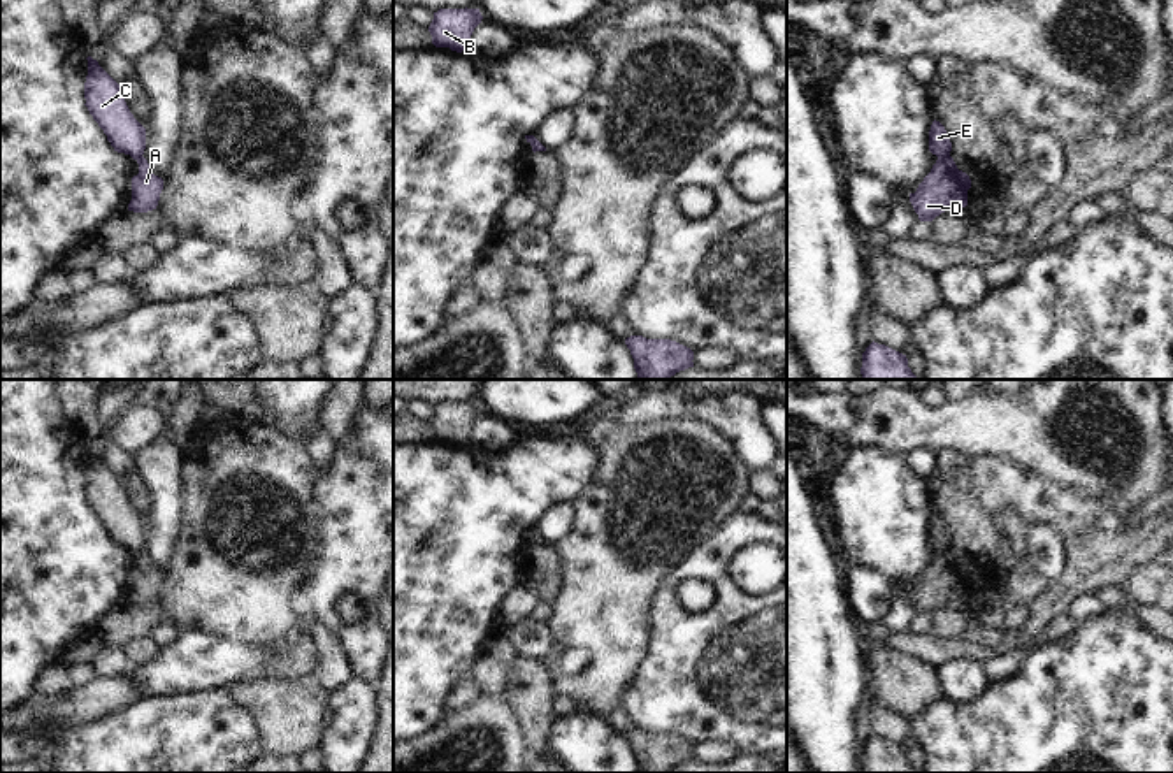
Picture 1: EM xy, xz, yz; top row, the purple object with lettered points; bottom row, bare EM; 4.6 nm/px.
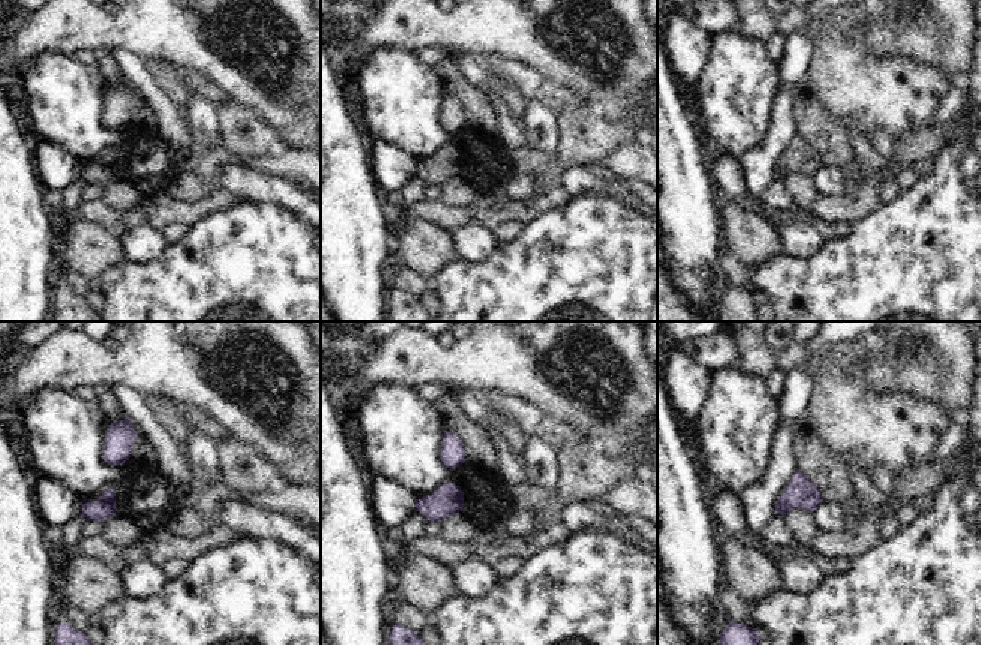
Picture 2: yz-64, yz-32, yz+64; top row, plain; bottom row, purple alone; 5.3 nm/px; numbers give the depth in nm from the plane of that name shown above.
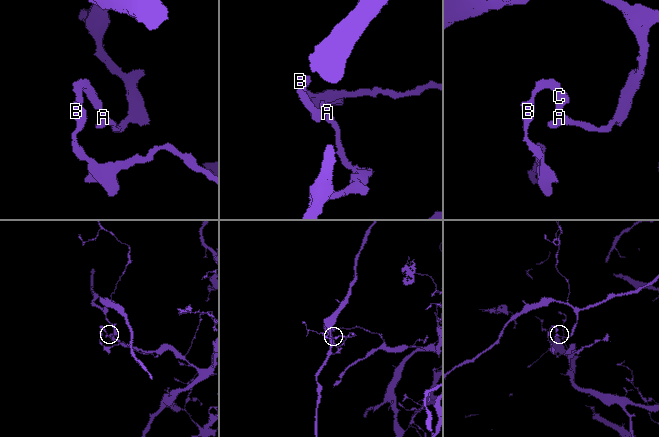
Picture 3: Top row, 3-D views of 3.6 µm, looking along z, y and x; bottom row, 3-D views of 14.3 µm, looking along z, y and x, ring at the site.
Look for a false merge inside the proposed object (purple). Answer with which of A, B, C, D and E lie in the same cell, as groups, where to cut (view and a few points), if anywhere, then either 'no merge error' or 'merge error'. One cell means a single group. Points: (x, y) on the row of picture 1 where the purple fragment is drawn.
A D / B C E | yz (949, 153), (938, 158) | merge error

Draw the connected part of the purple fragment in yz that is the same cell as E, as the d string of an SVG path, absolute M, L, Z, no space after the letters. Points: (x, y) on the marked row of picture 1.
M932 121L929 130L929 151L938 158L950 155L952 142L950 135L946 134L945 126L939 121Z

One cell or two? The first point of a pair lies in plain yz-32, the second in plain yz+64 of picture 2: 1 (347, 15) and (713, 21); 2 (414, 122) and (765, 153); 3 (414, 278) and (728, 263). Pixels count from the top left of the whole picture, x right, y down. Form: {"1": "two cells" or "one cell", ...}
{"1": "one cell", "2": "two cells", "3": "one cell"}

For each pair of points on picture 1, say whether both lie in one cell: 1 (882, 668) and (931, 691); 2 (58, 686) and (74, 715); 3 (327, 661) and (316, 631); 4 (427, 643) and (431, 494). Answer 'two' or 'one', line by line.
1: one
2: two
3: one
4: one

